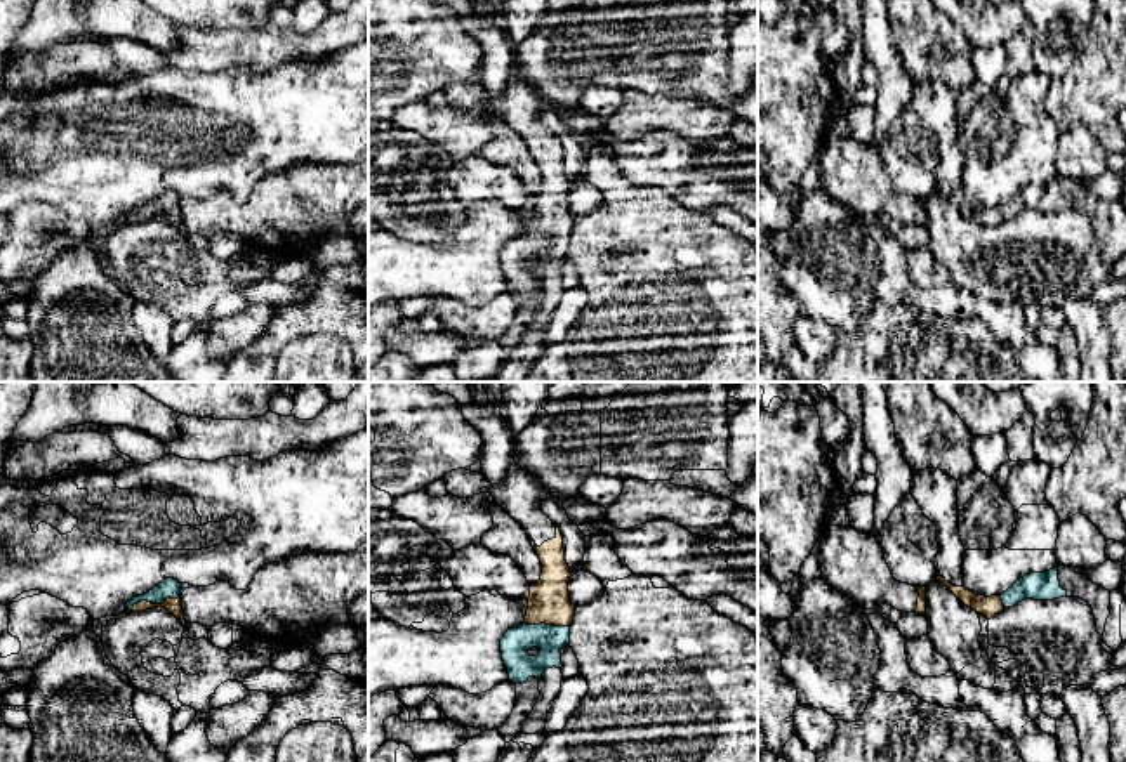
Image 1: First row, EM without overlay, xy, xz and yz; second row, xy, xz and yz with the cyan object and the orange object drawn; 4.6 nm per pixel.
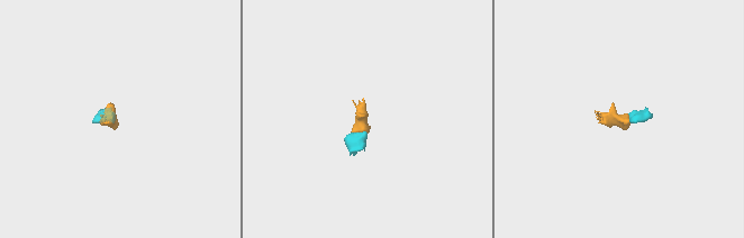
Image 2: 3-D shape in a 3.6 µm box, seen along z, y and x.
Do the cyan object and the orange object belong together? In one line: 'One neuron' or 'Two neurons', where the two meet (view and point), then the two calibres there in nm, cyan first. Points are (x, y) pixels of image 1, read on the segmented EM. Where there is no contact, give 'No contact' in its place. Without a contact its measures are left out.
One neuron. Touches cyan at xy (155, 603). Thickness 90 nm (cyan) against 70 nm

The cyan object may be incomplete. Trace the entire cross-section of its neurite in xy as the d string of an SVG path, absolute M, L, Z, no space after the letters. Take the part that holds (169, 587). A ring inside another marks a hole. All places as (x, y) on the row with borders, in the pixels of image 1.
M167 578L162 583L155 585L149 592L132 597L125 608L134 613L141 613L153 608L165 608L177 620L184 616L181 606L181 585L174 578Z

